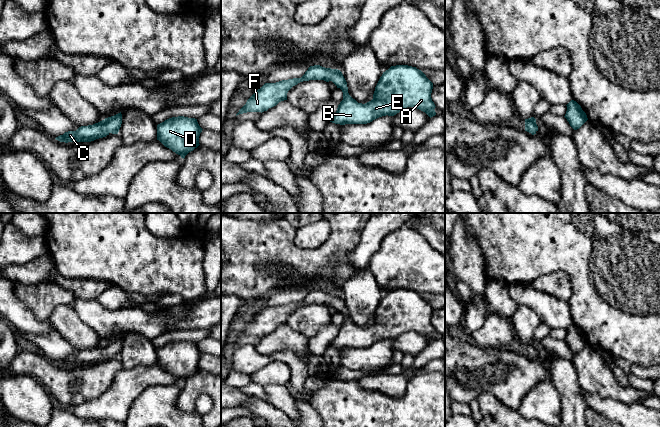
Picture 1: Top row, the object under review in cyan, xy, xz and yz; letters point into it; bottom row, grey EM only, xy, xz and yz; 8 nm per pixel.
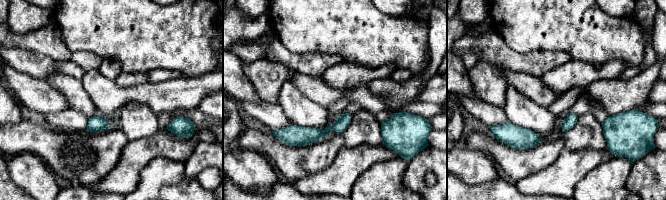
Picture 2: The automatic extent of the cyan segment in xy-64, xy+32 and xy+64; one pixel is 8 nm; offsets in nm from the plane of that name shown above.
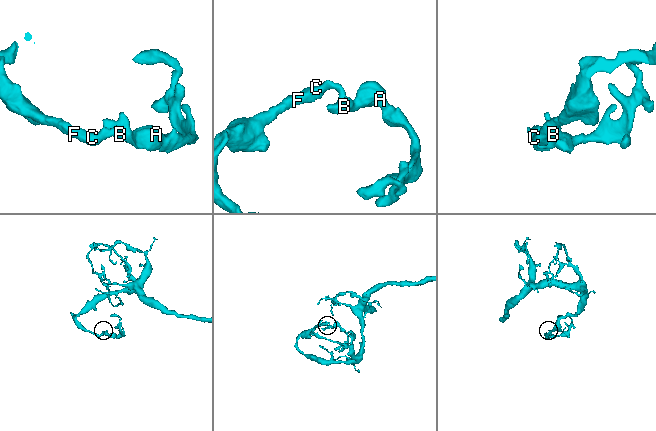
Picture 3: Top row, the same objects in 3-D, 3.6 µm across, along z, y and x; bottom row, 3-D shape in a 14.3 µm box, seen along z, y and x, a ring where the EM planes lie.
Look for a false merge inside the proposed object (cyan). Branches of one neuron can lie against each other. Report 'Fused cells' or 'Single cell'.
Single cell

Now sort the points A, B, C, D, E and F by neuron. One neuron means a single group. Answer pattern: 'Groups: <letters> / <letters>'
Groups: A B C D E F

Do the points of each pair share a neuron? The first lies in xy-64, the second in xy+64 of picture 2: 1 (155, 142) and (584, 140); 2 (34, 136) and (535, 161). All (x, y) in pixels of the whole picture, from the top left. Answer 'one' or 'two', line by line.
1: two
2: one

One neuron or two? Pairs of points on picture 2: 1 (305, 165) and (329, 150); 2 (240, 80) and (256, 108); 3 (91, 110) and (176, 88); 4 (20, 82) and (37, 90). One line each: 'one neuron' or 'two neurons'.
1: one neuron
2: two neurons
3: two neurons
4: one neuron

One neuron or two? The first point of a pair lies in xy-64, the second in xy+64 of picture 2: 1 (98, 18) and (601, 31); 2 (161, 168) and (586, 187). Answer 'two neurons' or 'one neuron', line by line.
1: one neuron
2: one neuron

